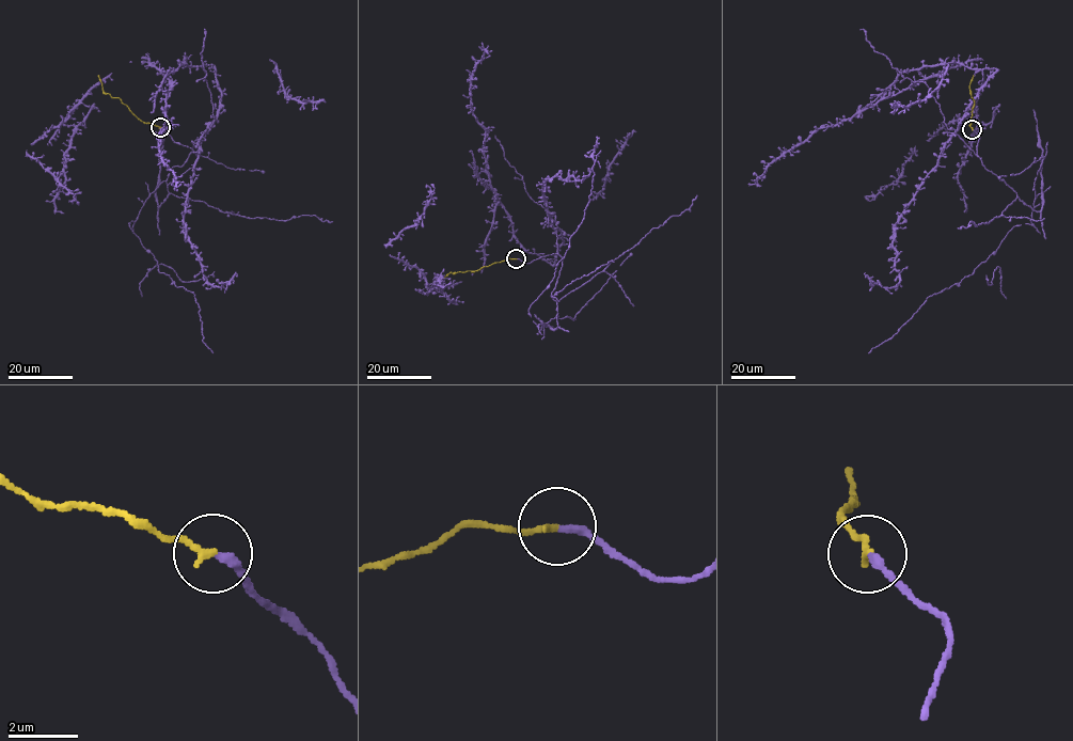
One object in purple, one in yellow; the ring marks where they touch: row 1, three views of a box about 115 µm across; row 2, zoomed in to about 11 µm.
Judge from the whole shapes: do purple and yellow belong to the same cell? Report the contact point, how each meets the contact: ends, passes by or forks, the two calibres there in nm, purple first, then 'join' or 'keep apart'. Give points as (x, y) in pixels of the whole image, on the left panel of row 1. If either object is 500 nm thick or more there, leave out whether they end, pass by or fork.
at (160, 127); purple ends there; yellow ends there; 240 nm thick on the purple side, 200 nm on the other; join

